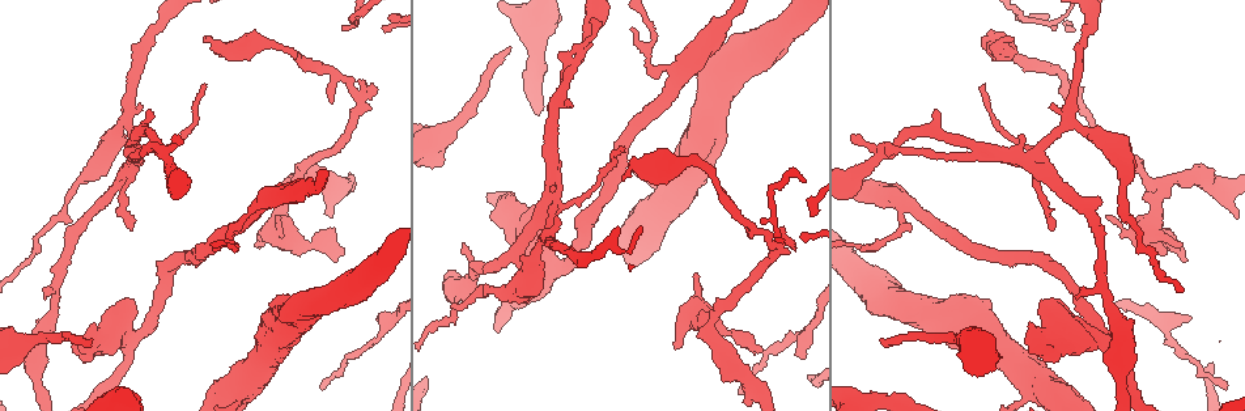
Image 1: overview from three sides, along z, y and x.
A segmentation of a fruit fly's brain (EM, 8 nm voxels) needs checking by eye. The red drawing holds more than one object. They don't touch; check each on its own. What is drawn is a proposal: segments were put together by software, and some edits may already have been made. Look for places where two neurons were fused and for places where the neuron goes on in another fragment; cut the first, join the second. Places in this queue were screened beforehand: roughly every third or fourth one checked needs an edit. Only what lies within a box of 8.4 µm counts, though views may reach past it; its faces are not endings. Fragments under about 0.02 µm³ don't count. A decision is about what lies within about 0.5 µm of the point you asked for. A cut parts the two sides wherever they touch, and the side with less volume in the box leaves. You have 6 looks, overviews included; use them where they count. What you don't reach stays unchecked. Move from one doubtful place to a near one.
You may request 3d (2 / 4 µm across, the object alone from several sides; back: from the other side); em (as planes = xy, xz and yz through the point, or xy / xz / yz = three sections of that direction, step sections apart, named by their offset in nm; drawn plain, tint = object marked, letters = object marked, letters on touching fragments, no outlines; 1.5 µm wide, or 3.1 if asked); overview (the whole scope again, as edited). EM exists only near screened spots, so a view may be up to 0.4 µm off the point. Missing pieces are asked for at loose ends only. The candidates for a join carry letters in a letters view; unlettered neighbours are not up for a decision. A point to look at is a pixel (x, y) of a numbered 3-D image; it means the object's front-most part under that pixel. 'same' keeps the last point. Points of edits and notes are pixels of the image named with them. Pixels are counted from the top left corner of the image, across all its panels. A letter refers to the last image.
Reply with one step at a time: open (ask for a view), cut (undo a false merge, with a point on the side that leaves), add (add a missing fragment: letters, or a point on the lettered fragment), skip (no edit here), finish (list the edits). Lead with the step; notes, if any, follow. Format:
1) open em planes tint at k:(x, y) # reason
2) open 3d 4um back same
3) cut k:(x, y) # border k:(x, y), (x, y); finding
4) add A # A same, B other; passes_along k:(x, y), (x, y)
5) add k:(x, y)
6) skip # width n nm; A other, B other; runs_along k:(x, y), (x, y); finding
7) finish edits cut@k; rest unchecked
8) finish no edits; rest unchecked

open 3d 2um at 1:(510, 50) # long arm stops here

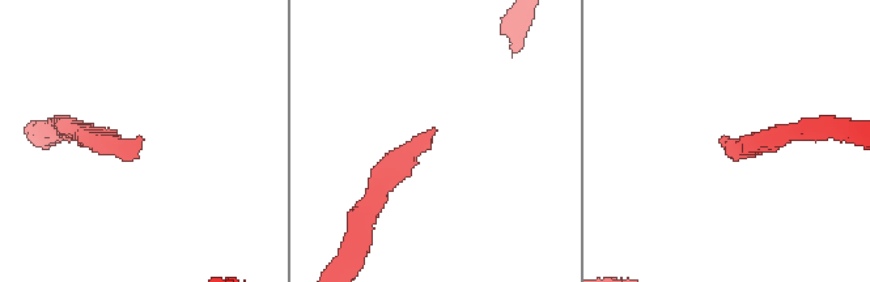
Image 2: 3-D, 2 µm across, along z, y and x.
open em planes letters at 2:(431, 131) # need the tissue

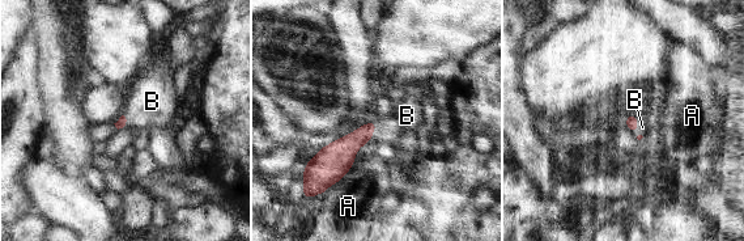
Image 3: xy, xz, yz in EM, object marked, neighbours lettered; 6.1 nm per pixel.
add B # longest_contact A 280 nm; A other, B same; passes_along 3:(632, 122), (637, 123), (642, 127); it goes on there

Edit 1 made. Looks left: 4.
open em planes letters at 1:(621, 179) # stops while still wide

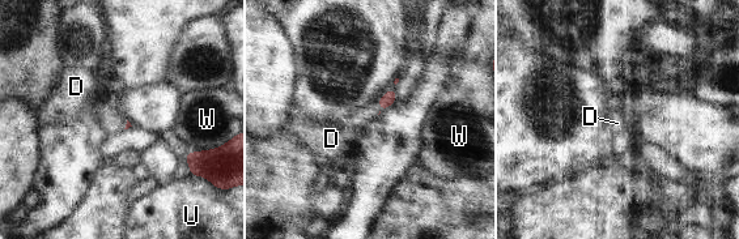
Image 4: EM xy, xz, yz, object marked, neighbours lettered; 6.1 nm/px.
add D # D same, U other, W other; passes_along 4:(390, 97), (381, 109), (347, 131); the neuron continues

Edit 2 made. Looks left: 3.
open overview # see it whole again

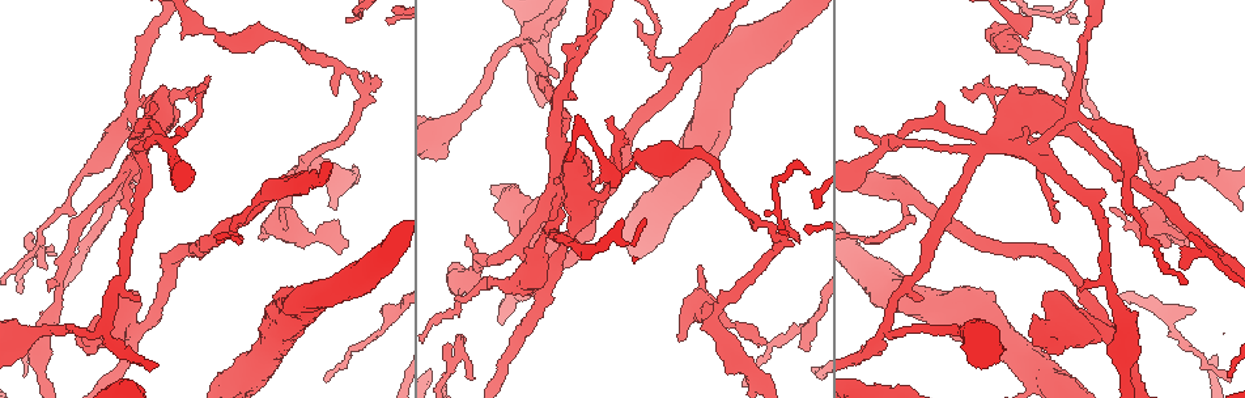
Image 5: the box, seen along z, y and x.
open em planes tint at 5:(1110, 211) # free end

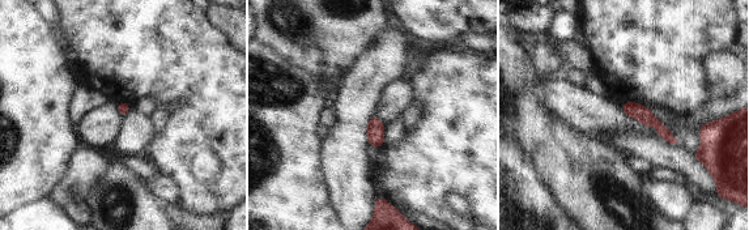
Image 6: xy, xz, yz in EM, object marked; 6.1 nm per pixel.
open em planes letters same # see the neighbours

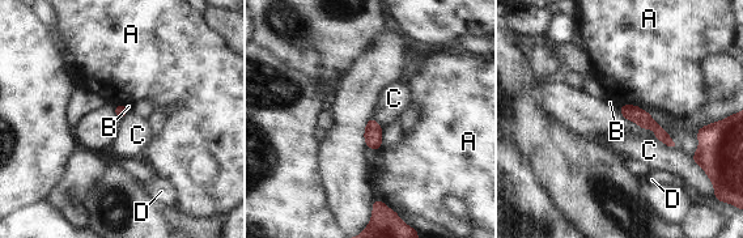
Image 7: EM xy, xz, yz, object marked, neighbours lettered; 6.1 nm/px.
skip # A other, B other, C other, D other; border 7:(654, 137), (674, 147); no lettered fragment goes on from it

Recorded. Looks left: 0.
finish edits add@3, add@4; rest unchecked

